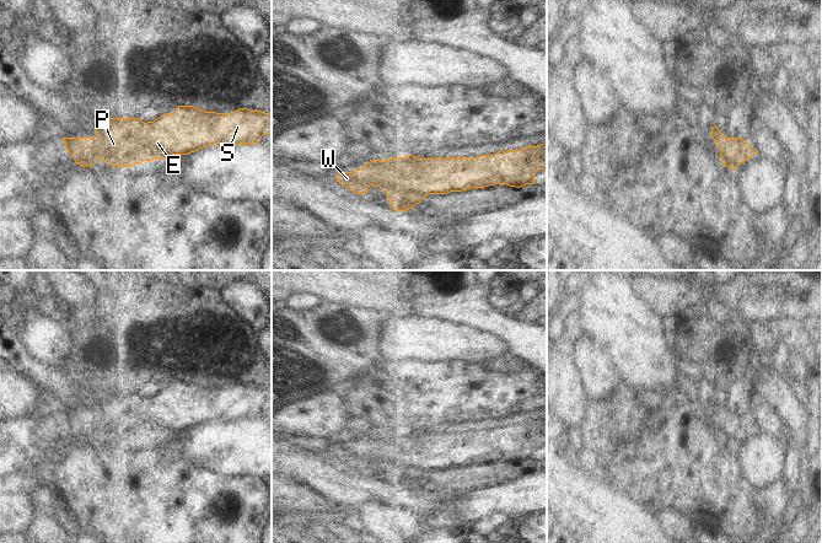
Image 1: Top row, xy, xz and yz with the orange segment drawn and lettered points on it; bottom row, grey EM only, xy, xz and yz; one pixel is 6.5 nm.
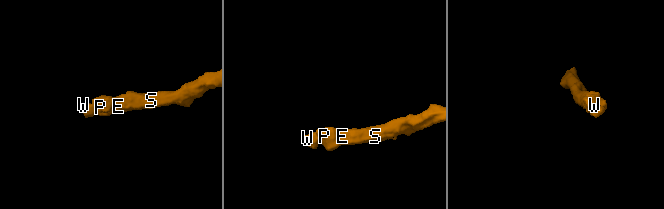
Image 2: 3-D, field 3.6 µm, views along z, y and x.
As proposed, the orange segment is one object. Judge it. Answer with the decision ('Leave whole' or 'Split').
Leave whole.

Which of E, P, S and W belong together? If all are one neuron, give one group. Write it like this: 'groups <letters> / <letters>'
groups E P S W

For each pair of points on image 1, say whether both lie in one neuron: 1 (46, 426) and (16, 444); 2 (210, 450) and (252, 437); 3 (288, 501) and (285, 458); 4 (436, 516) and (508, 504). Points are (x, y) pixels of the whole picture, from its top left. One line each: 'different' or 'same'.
1: same
2: same
3: different
4: different

